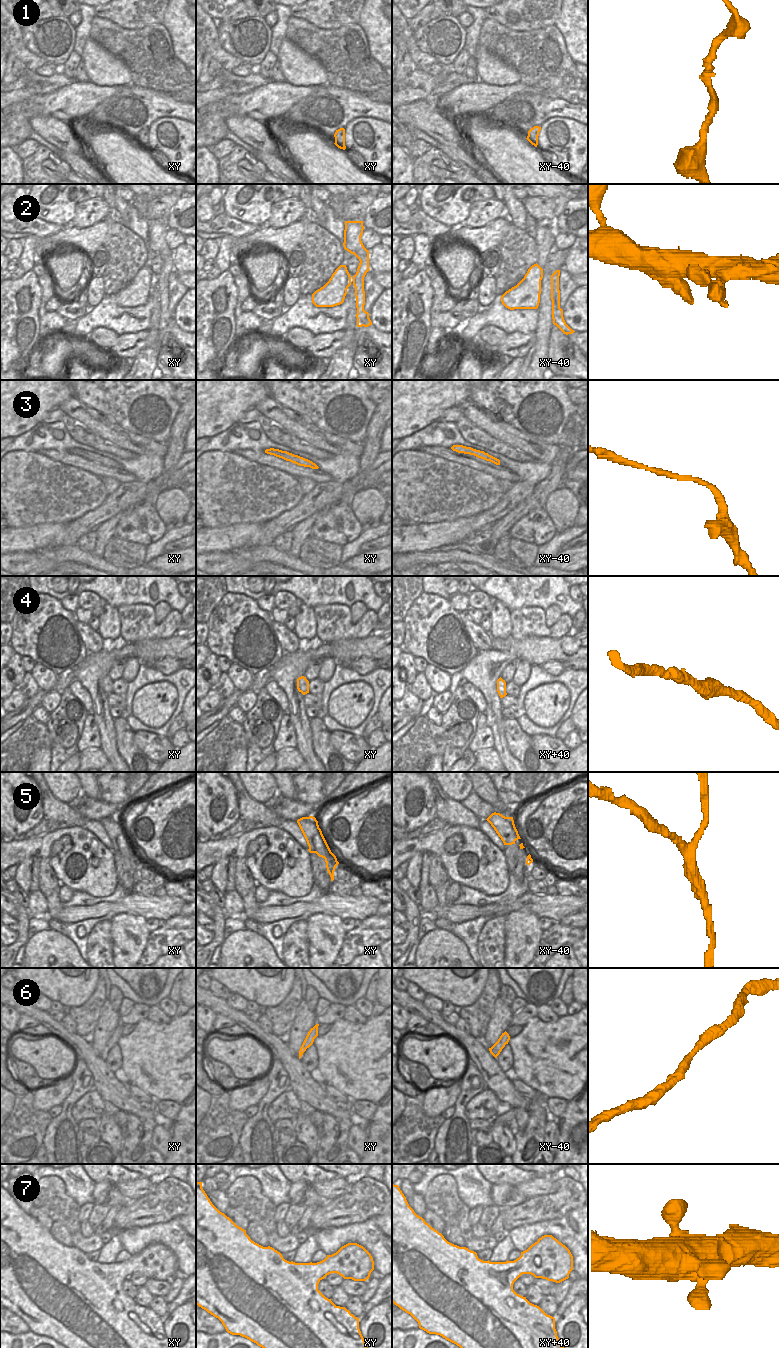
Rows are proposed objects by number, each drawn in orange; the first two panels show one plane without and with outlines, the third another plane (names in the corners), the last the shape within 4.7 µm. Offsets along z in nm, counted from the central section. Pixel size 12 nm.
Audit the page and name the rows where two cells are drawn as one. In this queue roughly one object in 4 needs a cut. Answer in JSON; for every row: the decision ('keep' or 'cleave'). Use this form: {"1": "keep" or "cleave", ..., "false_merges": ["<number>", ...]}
{"1": "keep", "2": "keep", "3": "keep", "4": "keep", "5": "cleave", "6": "keep", "7": "keep", "false_merges": ["5"]}

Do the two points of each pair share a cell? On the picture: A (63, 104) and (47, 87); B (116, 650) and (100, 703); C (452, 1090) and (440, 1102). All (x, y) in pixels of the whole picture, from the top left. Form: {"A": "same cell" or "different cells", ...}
{"A": "different cells", "B": "same cell", "C": "same cell"}

